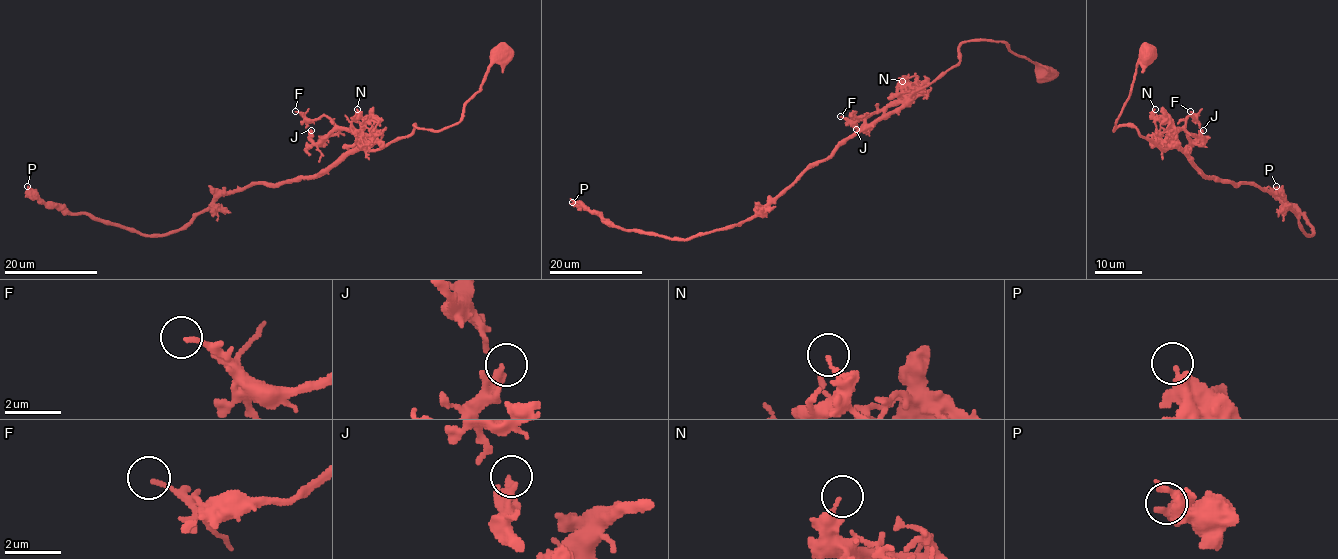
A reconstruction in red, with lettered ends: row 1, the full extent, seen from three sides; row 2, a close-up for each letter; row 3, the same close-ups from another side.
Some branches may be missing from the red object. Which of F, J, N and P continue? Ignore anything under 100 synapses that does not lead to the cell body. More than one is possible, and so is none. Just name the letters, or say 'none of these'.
none of these

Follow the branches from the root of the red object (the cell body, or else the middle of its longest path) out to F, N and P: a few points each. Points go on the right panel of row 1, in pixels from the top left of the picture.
F: (1148, 51), (1137, 63), (1114, 131), (1129, 125), (1157, 145), (1171, 141), (1187, 118), (1193, 119), (1190, 111)
N: (1148, 51), (1137, 63), (1114, 131), (1134, 126), (1157, 145), (1155, 121), (1162, 117), (1155, 119), (1155, 109)
P: (1148, 51), (1114, 131), (1134, 126), (1162, 149), (1177, 147), (1206, 176), (1276, 193), (1311, 235), (1276, 186)

